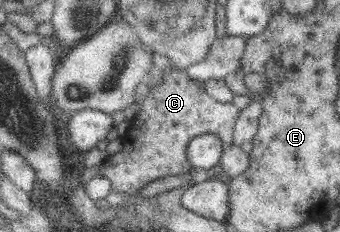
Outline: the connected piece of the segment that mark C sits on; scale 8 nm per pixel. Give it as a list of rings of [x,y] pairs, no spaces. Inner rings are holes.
[[[180,69],[163,71],[163,77],[157,82],[144,86],[137,102],[138,111],[129,121],[124,134],[131,143],[122,145],[119,152],[107,157],[97,174],[110,181],[110,191],[136,195],[145,183],[154,179],[191,172],[186,148],[196,135],[217,135],[224,146],[233,143],[233,125],[238,119],[239,109],[231,102],[222,103],[212,99],[204,91],[203,82],[190,79]]]

